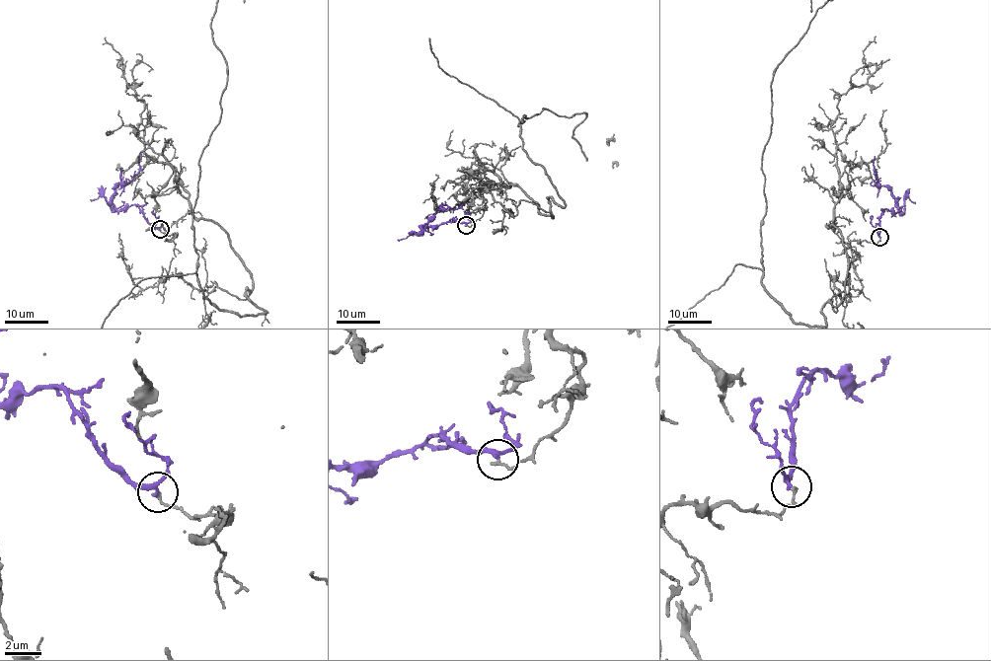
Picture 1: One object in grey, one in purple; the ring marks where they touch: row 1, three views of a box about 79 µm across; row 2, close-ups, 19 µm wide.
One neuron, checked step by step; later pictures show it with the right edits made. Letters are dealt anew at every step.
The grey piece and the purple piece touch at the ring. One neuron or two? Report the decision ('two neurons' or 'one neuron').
two neurons

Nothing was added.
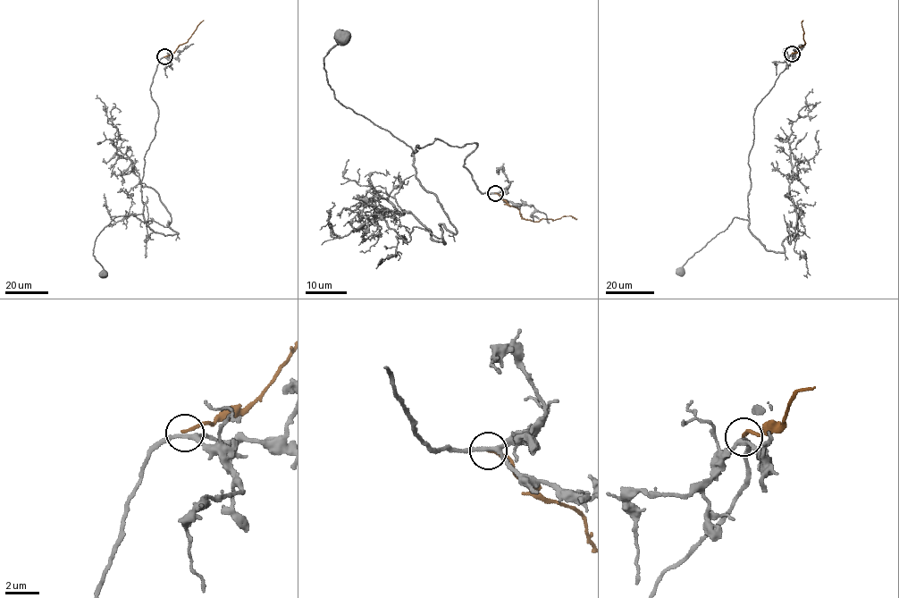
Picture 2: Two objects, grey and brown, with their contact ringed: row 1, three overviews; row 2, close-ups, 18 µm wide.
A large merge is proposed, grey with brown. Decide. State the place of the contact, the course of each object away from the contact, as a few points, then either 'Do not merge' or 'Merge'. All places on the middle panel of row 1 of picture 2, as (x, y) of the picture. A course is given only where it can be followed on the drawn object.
Place: (495, 193). Course of grey: (496, 193), (479, 191), (464, 165), (475, 143), (436, 138), (413, 153), (334, 96), (323, 59), (340, 37). Course of brown: (496, 193), (520, 210), (523, 218), (534, 222), (571, 215), (577, 218). Do not merge

